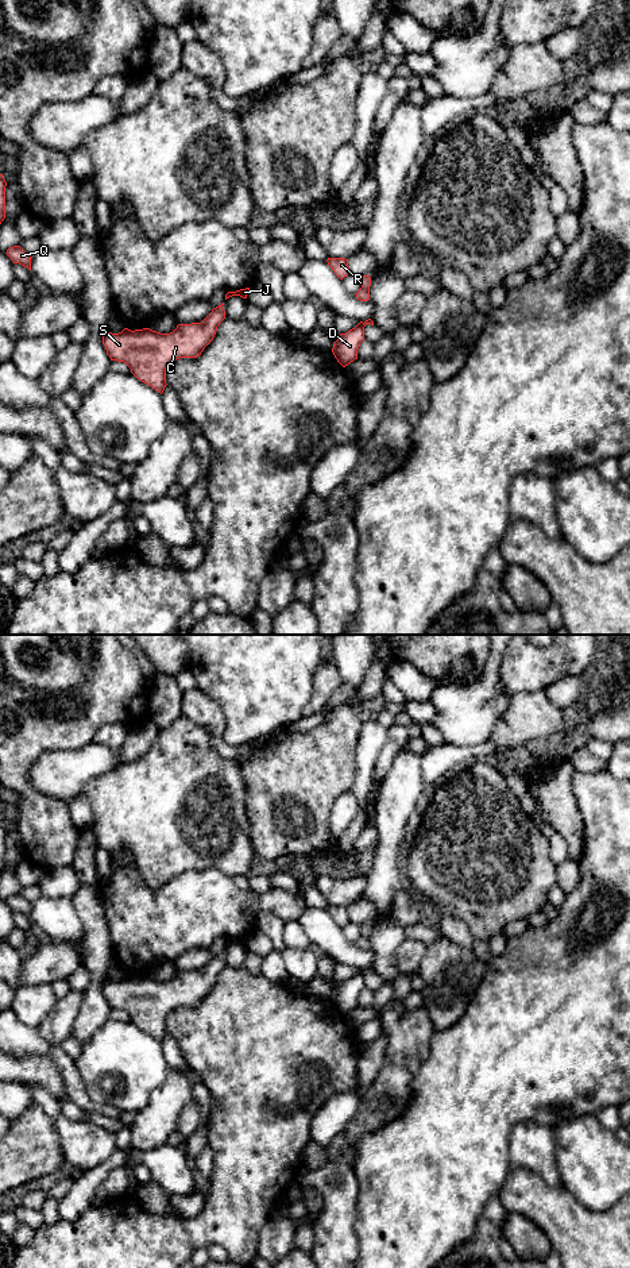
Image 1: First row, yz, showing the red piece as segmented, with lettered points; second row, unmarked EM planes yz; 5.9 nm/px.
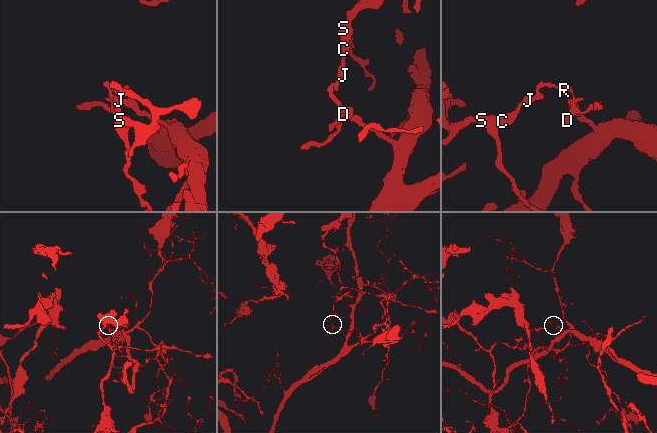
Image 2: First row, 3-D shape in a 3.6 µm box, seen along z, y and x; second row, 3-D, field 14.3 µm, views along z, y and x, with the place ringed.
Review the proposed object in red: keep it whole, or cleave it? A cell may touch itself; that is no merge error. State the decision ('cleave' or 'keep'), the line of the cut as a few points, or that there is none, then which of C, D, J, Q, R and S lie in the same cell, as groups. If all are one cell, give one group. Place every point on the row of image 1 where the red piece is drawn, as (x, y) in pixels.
cleave; cut in yz along (362, 286), (368, 291); C J Q R S / D

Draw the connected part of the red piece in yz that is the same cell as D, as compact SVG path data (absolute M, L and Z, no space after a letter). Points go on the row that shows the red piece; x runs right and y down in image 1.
M371 319L366 320L364 323L360 321L348 332L337 335L332 352L343 367L357 359L357 350L360 343L364 340L364 327L367 324L374 325L374 321Z

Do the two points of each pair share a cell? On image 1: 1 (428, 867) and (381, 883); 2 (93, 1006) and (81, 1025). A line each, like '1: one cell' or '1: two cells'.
1: two cells
2: one cell

